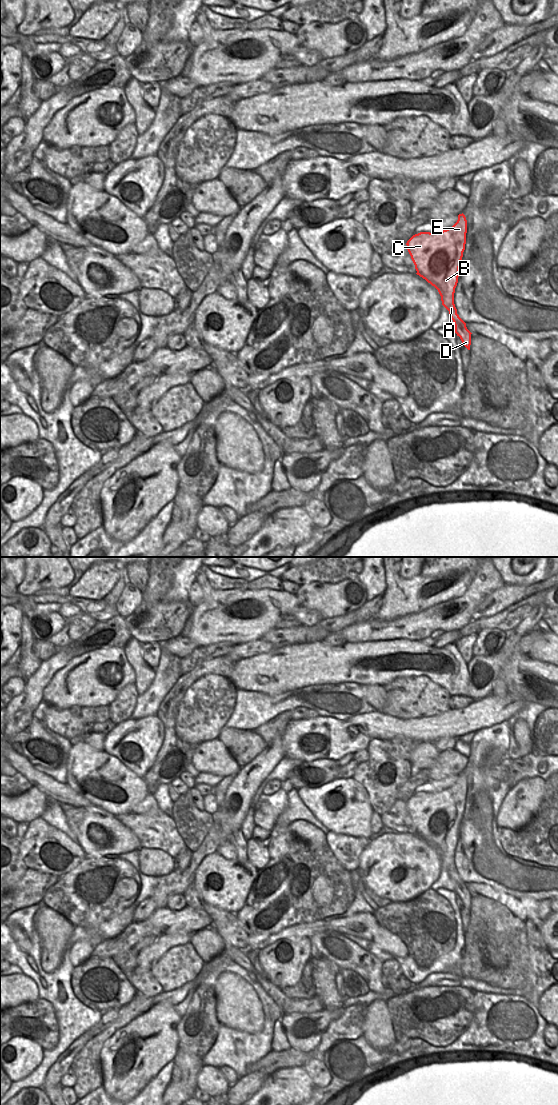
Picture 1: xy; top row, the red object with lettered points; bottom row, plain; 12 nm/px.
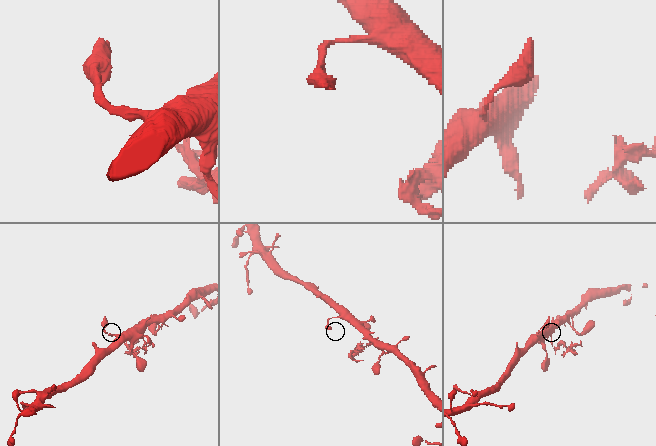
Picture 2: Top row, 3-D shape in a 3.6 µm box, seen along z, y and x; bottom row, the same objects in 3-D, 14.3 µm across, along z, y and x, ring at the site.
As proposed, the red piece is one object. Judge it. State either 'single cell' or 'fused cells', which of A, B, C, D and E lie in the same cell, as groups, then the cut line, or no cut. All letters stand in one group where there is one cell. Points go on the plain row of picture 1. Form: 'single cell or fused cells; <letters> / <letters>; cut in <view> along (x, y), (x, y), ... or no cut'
fused cells; A B C E / D; cut in xy along (456, 873), (453, 881)

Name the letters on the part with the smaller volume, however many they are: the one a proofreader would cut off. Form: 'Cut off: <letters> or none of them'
Cut off: D

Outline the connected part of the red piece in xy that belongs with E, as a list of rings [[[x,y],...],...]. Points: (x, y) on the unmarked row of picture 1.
[[[462,773],[458,775],[458,780],[452,787],[441,792],[420,792],[413,795],[406,803],[407,810],[417,831],[416,834],[438,850],[442,865],[449,871],[453,881],[457,874],[454,853],[458,843],[459,827],[465,810],[466,793],[467,780]]]

